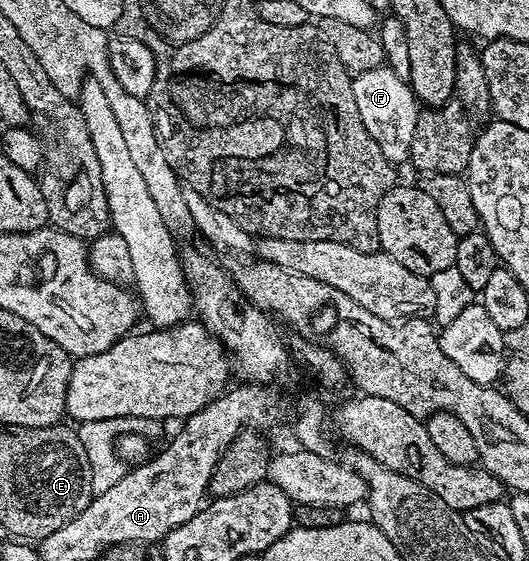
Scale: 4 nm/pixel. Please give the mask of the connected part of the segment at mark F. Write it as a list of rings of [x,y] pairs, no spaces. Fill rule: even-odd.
[[[381,66],[359,73],[352,81],[354,102],[362,118],[362,126],[378,144],[378,150],[393,166],[405,163],[410,154],[410,142],[414,142],[414,126],[418,115],[418,101],[407,80],[398,78],[394,70]]]

